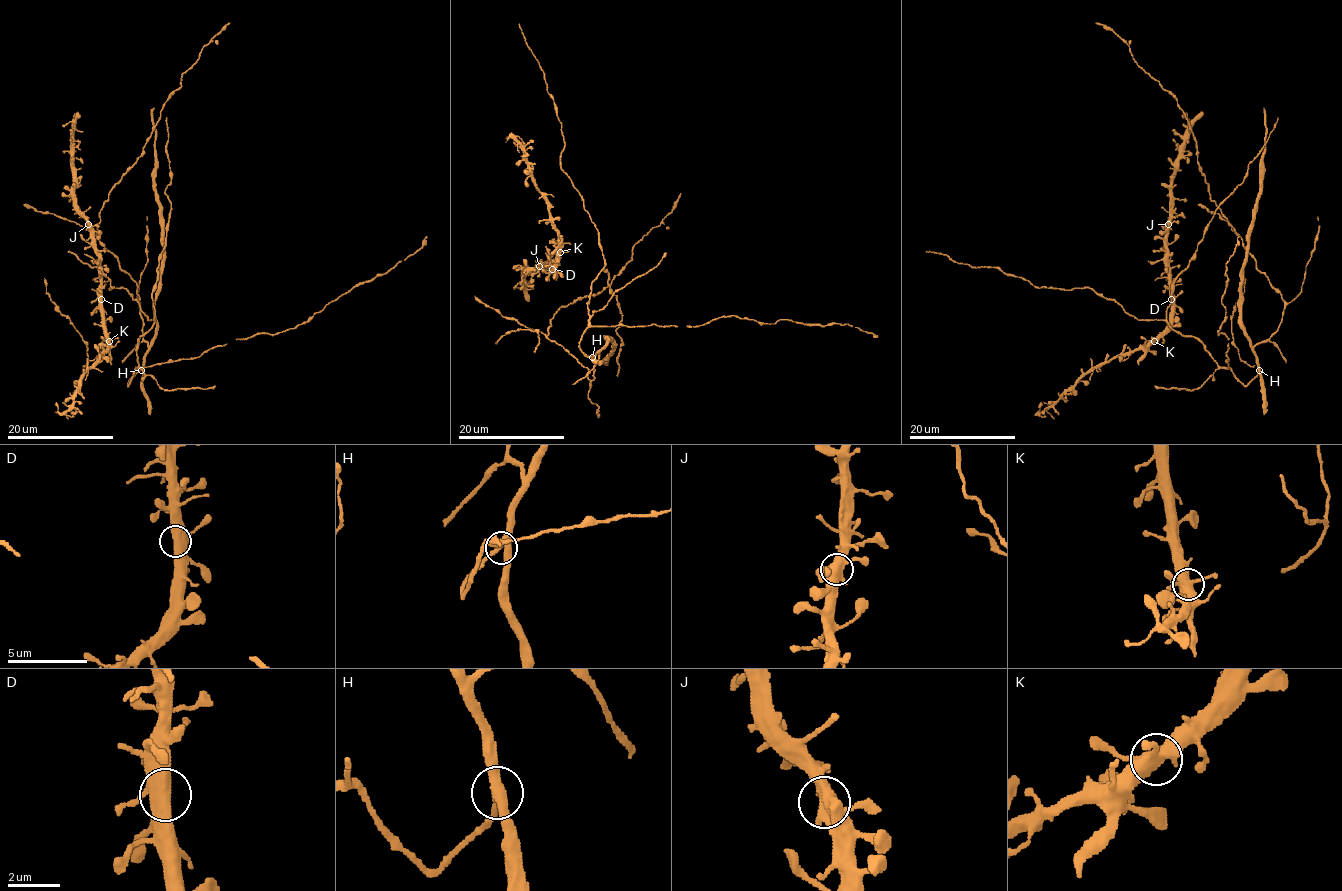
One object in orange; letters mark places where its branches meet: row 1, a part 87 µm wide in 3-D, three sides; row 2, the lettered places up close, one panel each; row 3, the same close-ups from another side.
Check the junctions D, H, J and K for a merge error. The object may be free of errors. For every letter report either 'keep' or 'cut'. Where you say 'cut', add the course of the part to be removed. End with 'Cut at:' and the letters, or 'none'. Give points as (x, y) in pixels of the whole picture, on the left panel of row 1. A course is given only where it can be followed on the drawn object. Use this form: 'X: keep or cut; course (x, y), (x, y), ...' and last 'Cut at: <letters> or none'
D: keep
H: keep
J: keep
K: keep
Cut at: none

